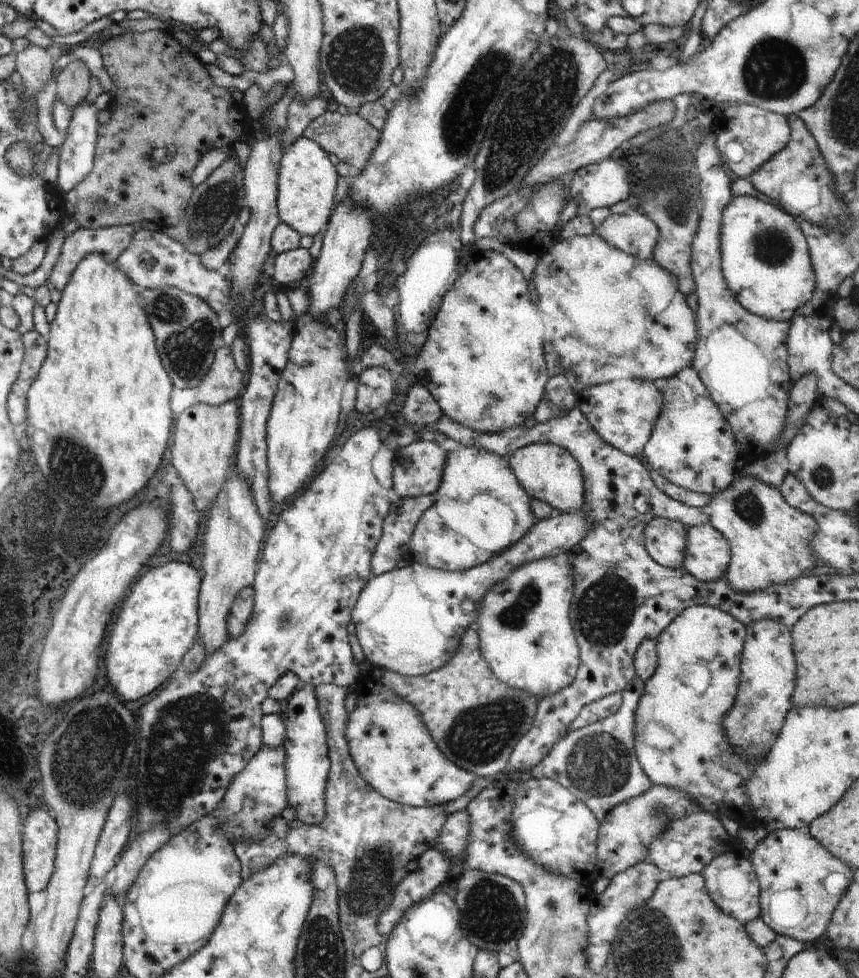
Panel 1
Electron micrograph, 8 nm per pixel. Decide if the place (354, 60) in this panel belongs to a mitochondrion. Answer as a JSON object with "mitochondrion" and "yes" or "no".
{"mitochondrion":"yes"}

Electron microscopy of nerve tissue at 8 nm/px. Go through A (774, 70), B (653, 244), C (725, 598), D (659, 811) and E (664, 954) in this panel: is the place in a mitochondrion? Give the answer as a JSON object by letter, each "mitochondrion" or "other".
{"A":"mitochondrion","B":"other","C":"other","D":"mitochondrion","E":"mitochondrion"}

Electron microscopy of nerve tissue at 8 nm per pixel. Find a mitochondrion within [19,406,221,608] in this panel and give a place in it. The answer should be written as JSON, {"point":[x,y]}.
{"point":[78,468]}

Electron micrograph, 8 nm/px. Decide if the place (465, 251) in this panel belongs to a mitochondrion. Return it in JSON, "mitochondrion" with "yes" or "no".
{"mitochondrion":"no"}

